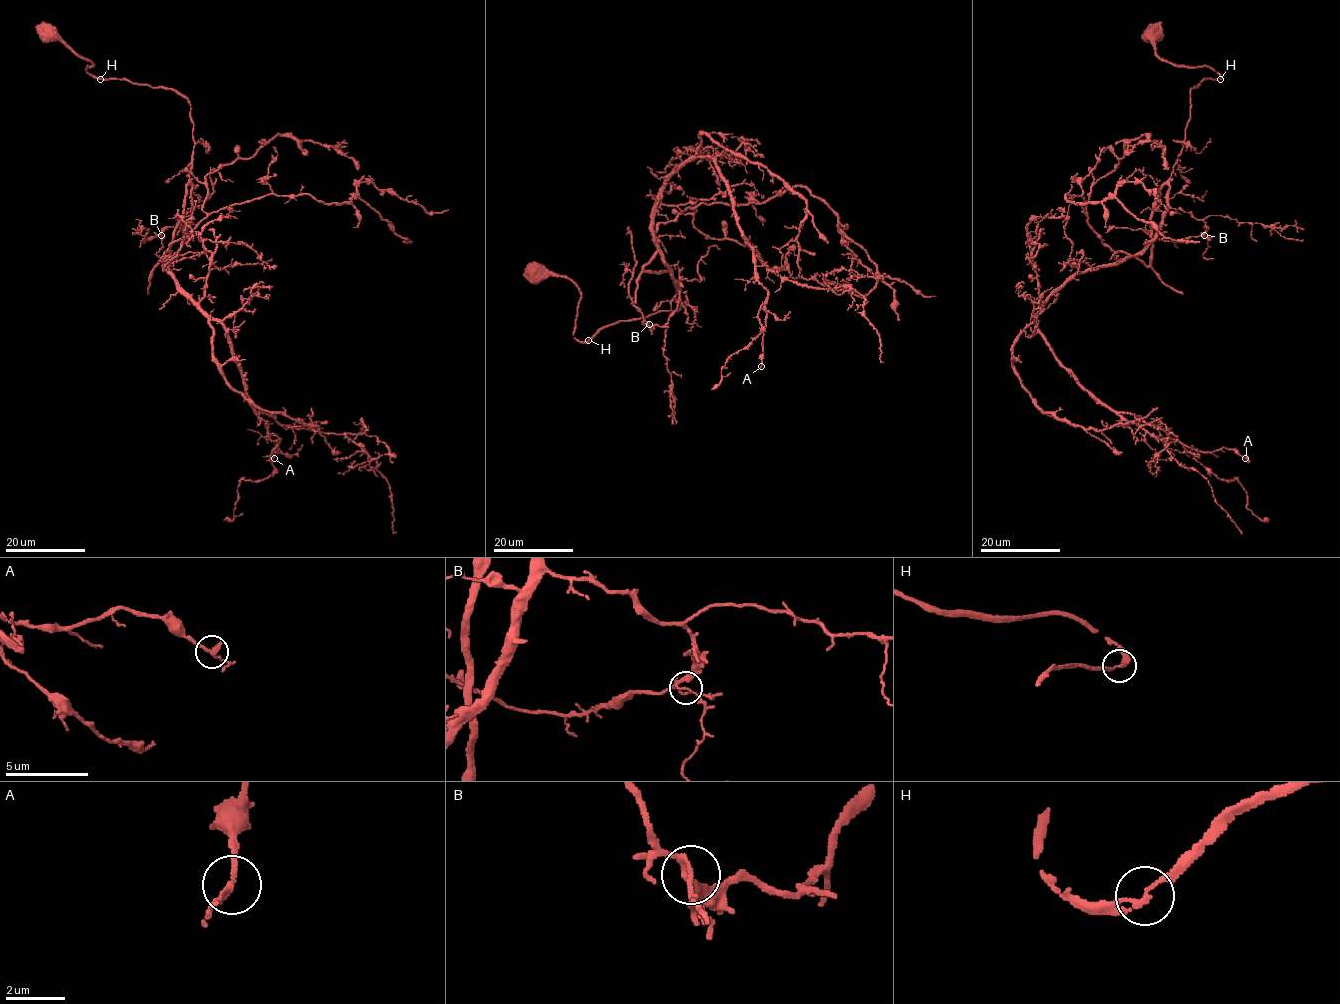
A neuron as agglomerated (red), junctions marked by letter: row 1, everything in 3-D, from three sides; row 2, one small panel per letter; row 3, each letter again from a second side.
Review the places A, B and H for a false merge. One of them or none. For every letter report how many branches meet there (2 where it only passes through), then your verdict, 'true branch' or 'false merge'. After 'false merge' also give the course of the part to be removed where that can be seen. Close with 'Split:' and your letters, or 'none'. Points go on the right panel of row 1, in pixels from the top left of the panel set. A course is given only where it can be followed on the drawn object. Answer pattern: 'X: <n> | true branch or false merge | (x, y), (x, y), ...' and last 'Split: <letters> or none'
A: 2 | true branch
B: 3 | true branch
H: 2 | true branch
Split: none

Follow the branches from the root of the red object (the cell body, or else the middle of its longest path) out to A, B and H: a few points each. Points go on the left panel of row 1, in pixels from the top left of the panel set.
A: (47, 35), (89, 75), (187, 100), (191, 216), (165, 267), (222, 325), (281, 440), (274, 458)
B: (47, 35), (56, 34), (88, 60), (89, 75), (169, 88), (187, 100), (191, 209), (161, 235)
H: (47, 35), (56, 34), (88, 60), (93, 65), (88, 66), (86, 72), (100, 79)

